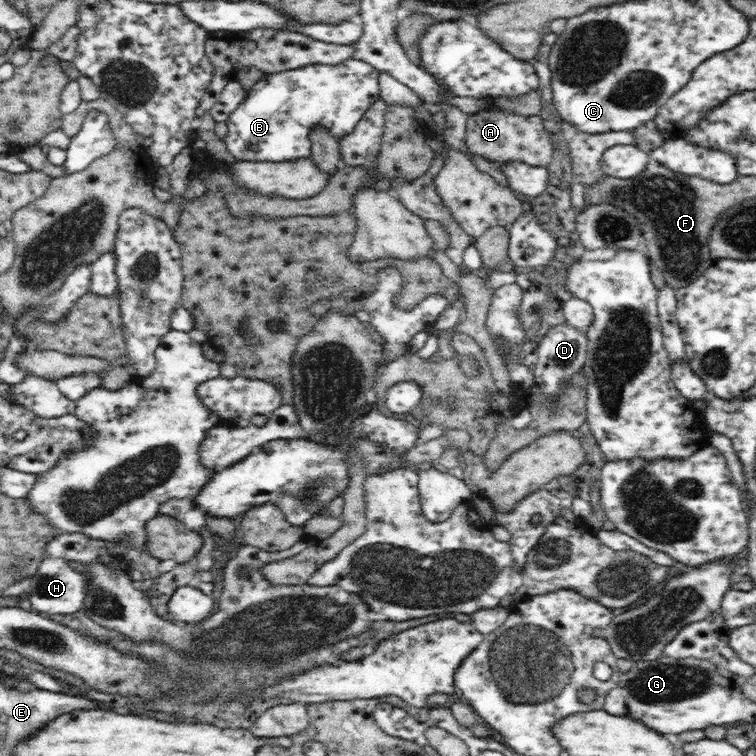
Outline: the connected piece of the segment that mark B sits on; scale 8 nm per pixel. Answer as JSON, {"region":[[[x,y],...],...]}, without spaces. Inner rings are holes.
{"region":[[[355,59],[346,60],[338,66],[308,64],[298,70],[268,73],[247,91],[246,98],[229,114],[225,122],[228,127],[226,148],[238,161],[284,162],[308,158],[311,156],[311,142],[308,136],[314,126],[323,126],[334,138],[342,138],[352,132],[364,112],[380,99],[379,74],[378,69]]]}

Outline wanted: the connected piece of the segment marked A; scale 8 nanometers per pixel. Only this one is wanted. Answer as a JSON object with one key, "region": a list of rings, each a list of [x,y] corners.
{"region":[[[485,109],[468,115],[467,148],[495,164],[518,161],[533,167],[546,167],[553,160],[555,145],[546,123],[536,116],[518,116],[513,112]]]}

